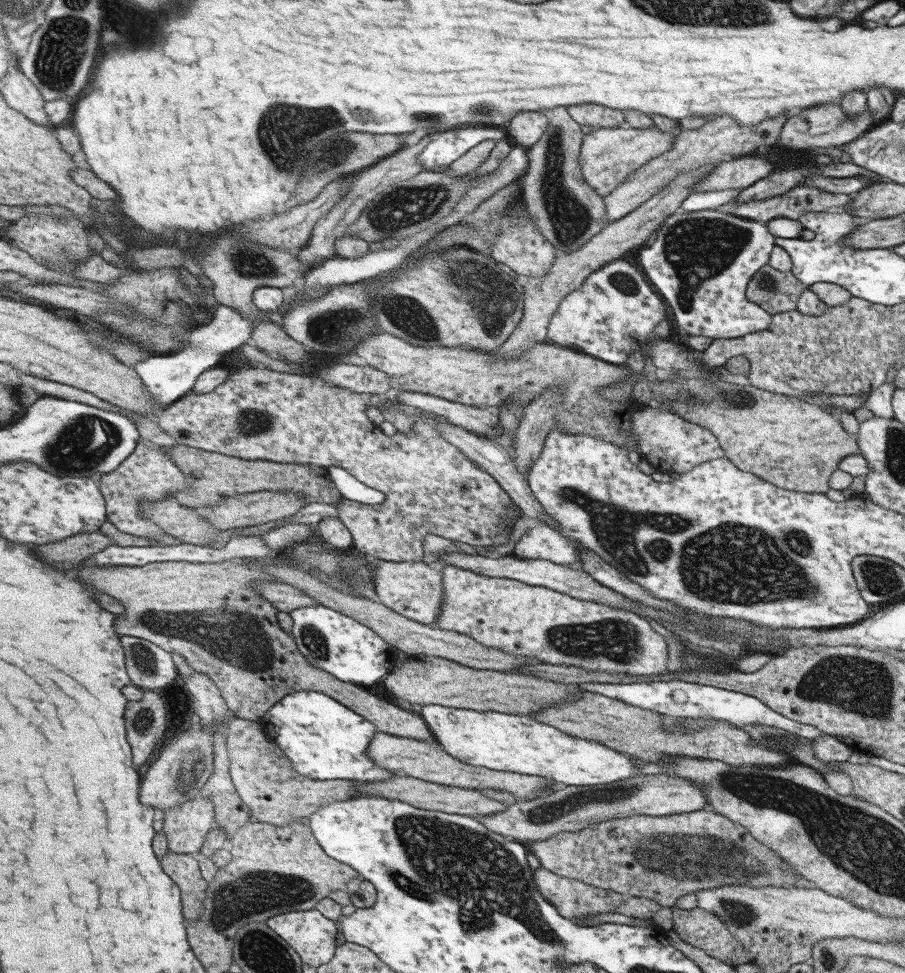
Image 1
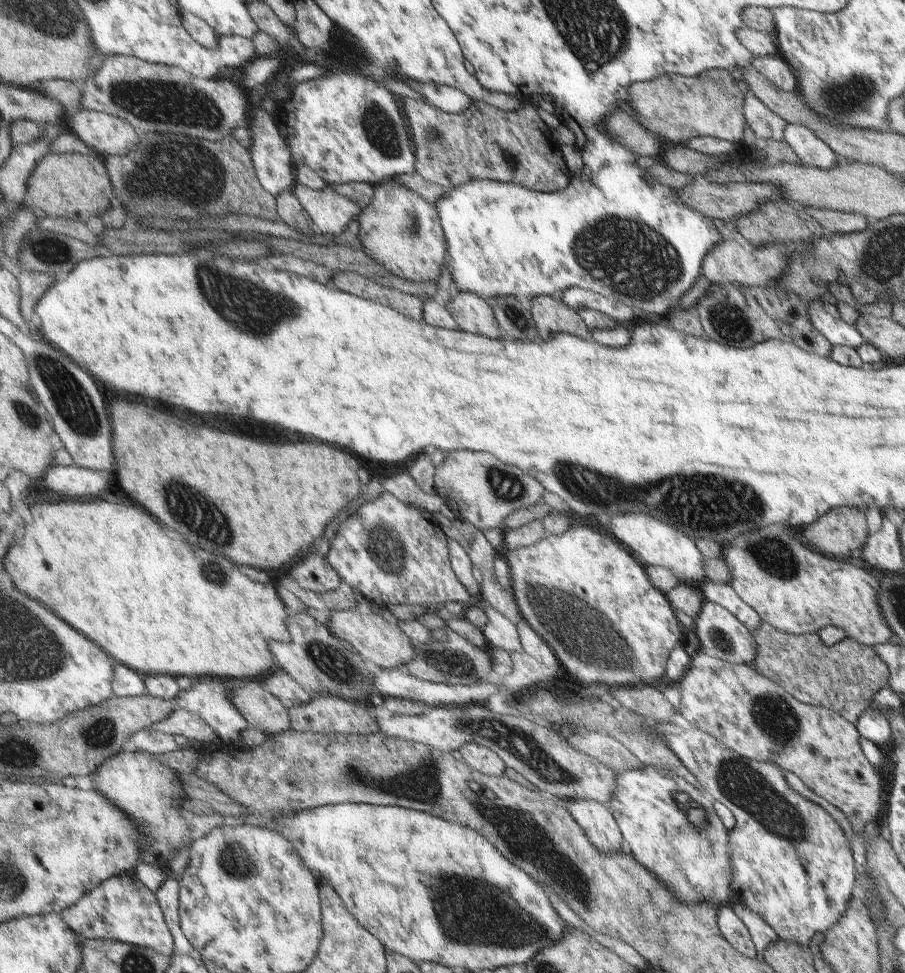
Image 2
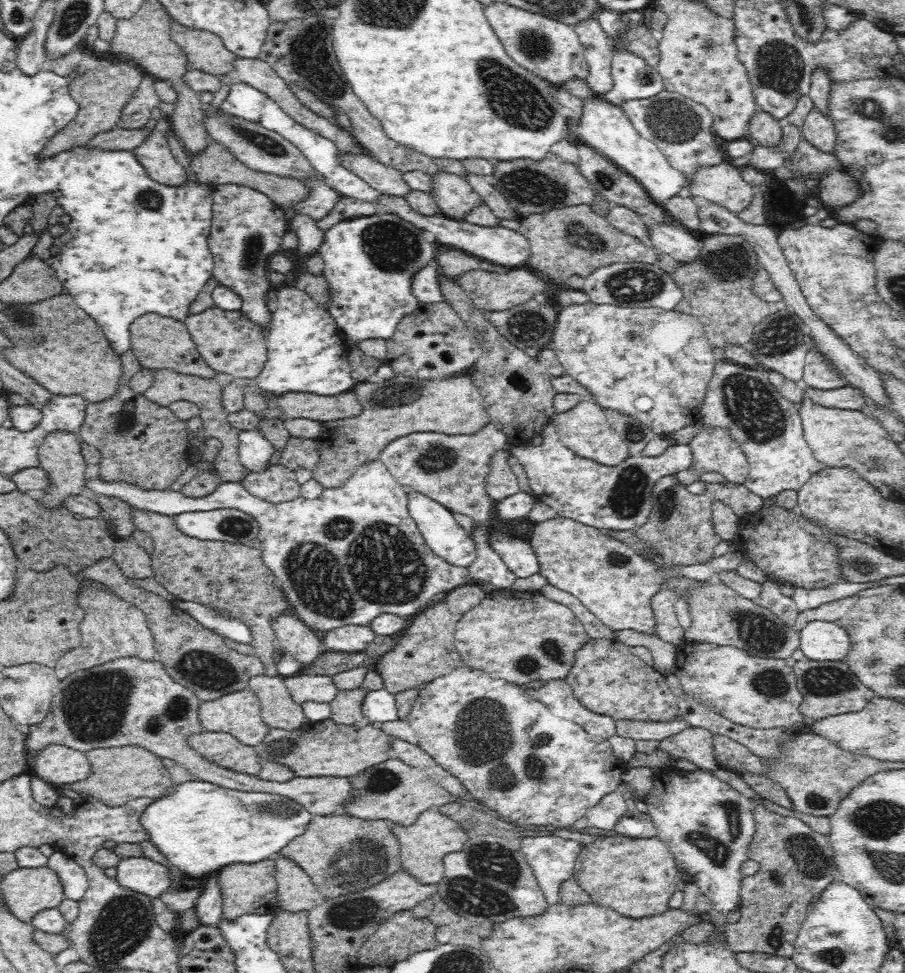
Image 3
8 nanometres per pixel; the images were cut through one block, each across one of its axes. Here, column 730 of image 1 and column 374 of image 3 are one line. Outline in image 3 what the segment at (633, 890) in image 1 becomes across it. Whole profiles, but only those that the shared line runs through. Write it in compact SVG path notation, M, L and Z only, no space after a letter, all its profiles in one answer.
M340 812L314 816L308 830L302 836L292 838L280 854L306 870L324 900L378 886L402 868L400 842L390 830L388 820L364 820L358 816L344 816Z

